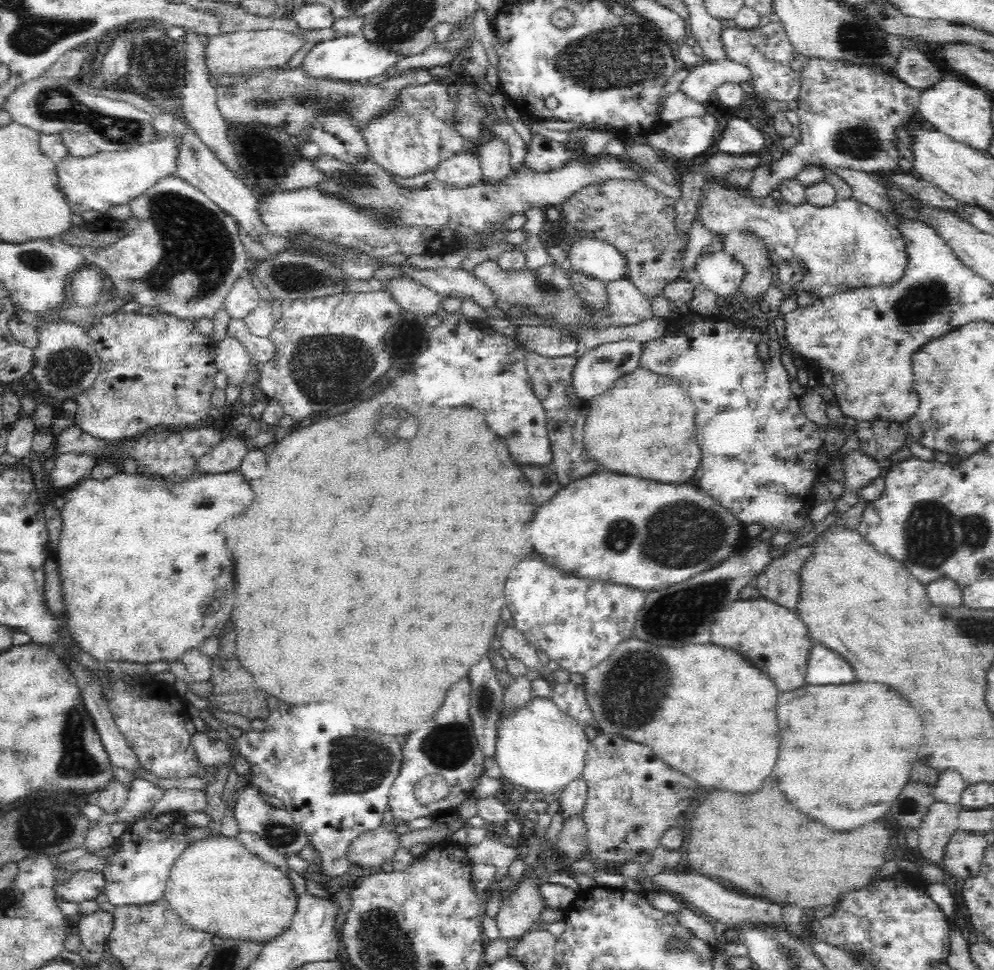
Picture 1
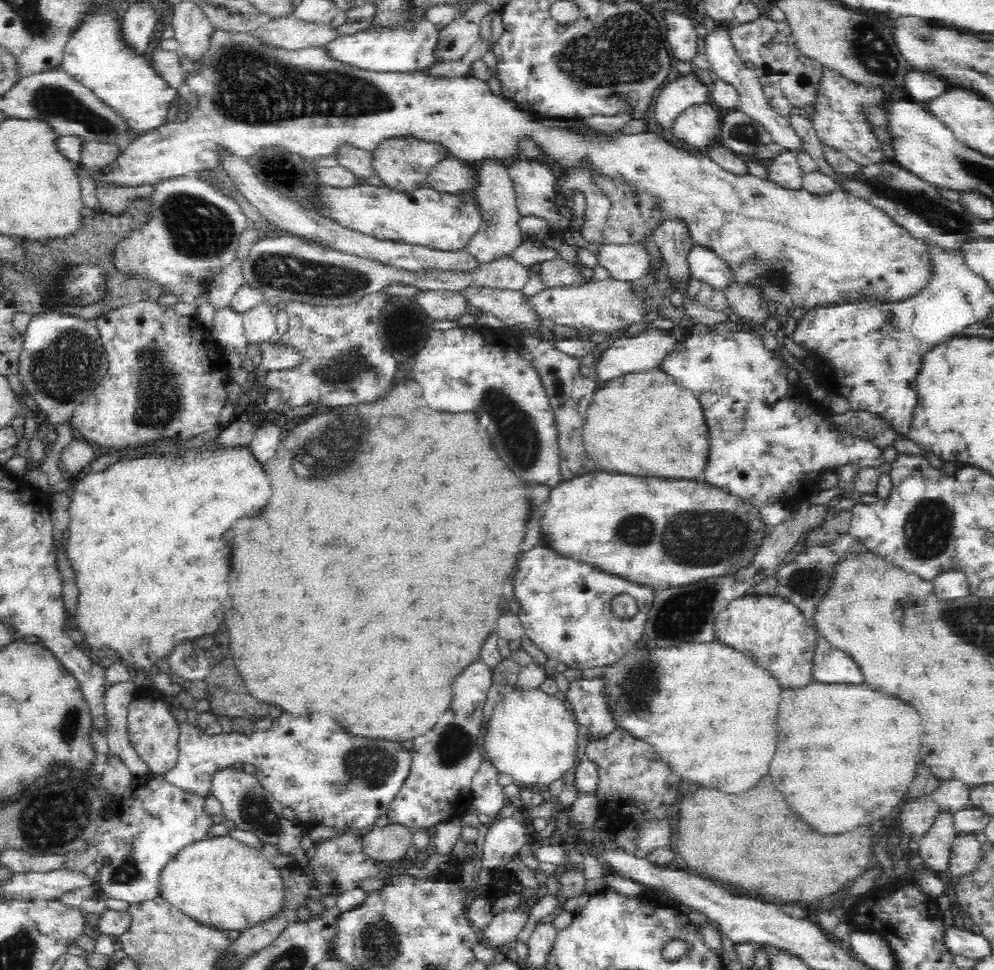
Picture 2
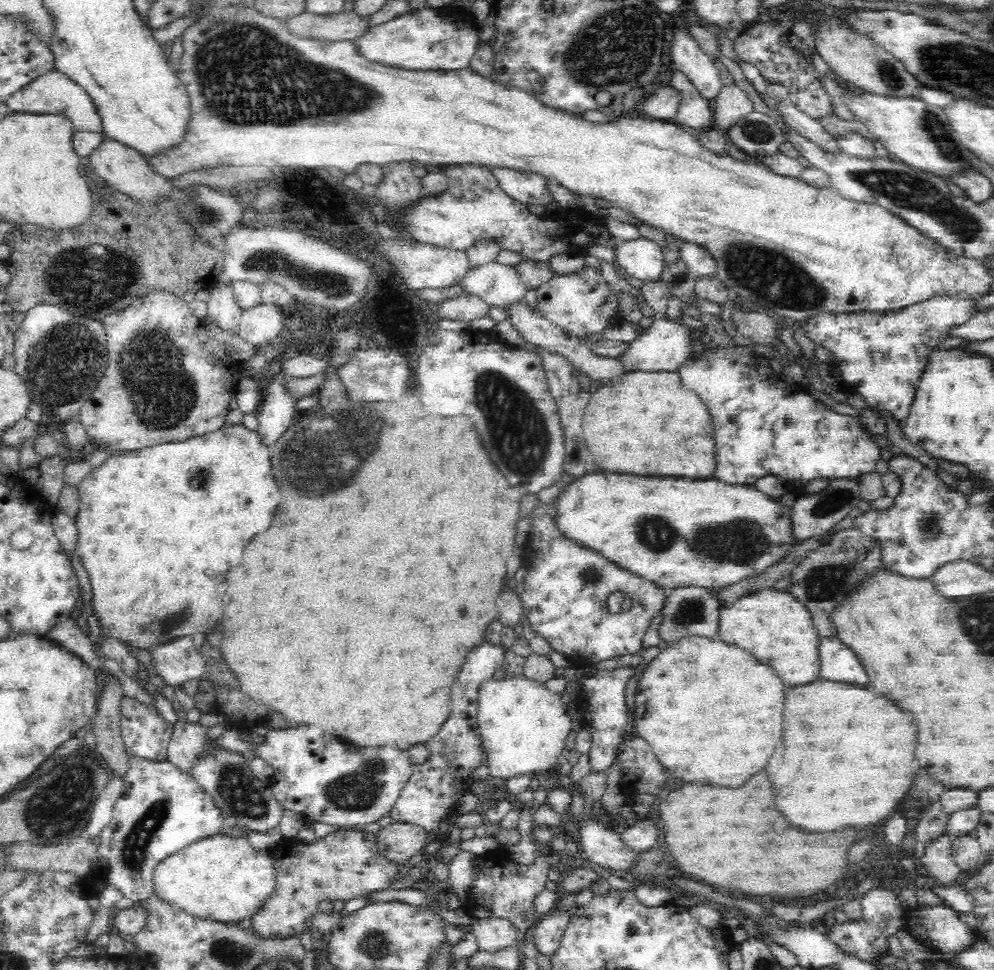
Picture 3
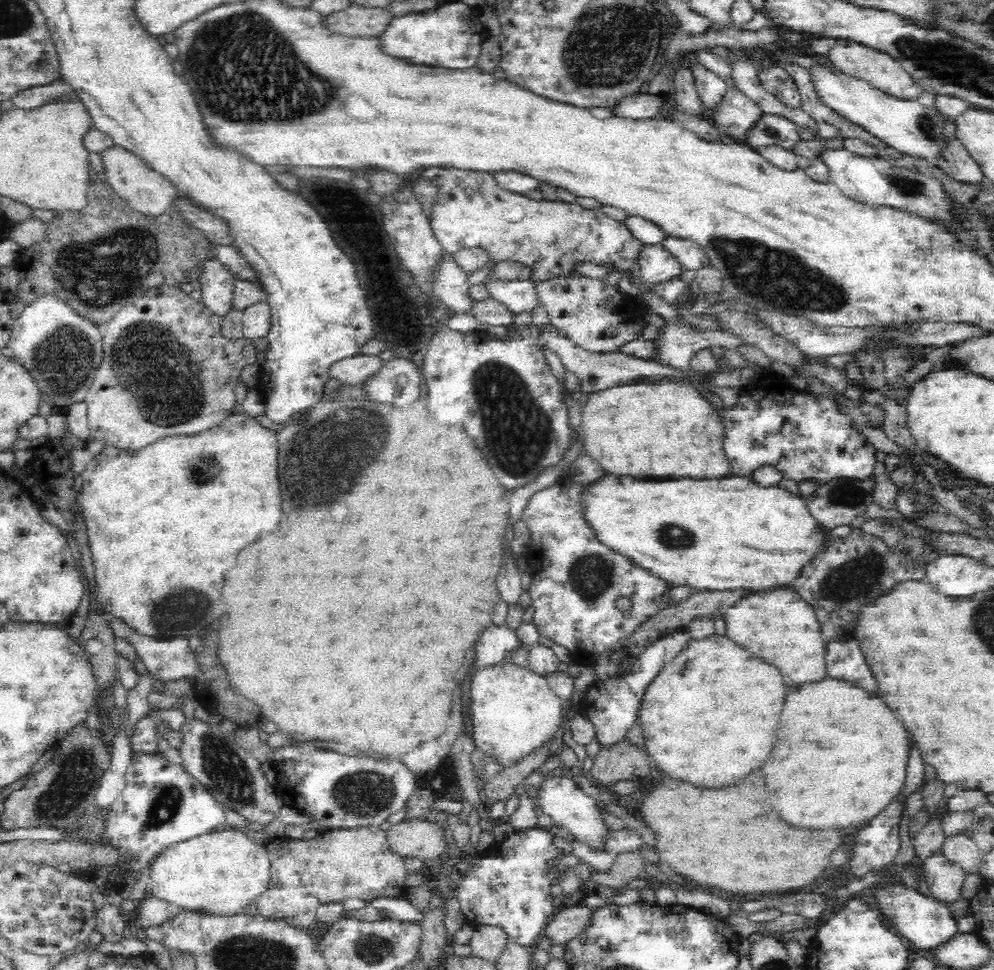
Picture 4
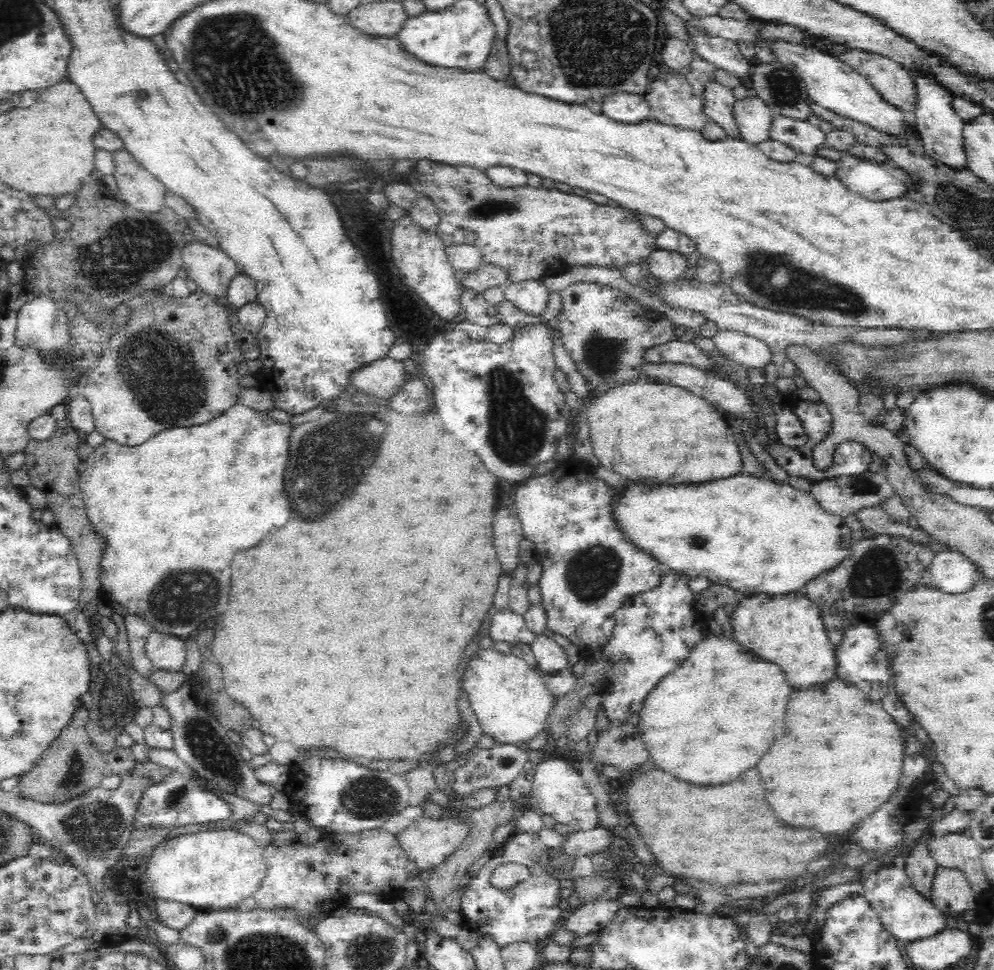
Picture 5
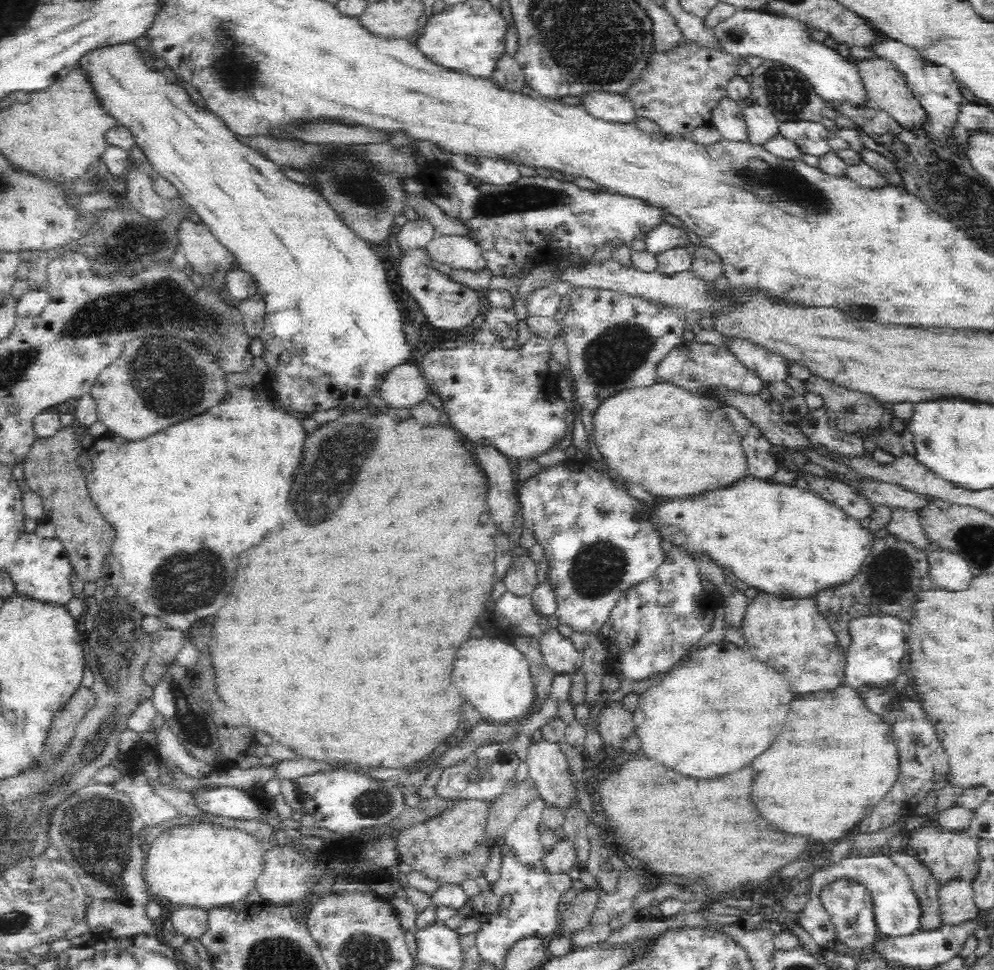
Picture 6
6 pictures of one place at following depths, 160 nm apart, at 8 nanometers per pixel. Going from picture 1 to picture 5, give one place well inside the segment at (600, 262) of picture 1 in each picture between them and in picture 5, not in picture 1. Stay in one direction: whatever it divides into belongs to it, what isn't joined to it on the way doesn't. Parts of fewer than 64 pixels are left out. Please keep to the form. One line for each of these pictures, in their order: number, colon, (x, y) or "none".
2: (631, 262)
3: (643, 259)
4: (656, 265)
5: (665, 266)

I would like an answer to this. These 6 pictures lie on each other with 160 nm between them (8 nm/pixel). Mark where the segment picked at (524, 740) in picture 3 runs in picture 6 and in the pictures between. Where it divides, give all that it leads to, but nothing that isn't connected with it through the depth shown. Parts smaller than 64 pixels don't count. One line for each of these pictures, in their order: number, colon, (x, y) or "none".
4: (513, 710)
5: (510, 699)
6: (494, 676)

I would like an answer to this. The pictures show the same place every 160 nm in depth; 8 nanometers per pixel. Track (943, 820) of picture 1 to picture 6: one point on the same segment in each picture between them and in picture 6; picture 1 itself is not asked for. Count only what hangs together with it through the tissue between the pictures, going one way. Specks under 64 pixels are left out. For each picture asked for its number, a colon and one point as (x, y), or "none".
2: (935, 846)
3: (937, 859)
4: (945, 880)
5: (951, 893)
6: (957, 903)

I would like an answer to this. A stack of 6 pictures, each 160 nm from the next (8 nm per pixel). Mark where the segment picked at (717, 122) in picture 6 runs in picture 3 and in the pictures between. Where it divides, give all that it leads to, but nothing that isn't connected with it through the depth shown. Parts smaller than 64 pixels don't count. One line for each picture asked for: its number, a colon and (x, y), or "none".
3: (686, 55)
4: (711, 89)
5: (719, 101)

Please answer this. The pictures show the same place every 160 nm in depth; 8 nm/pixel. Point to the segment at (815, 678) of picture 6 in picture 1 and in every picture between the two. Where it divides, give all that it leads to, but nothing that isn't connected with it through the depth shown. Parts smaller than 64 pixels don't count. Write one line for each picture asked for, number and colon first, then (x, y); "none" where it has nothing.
1: (773, 637)
2: (768, 627)
3: (771, 624)
4: (777, 625)
5: (788, 630)

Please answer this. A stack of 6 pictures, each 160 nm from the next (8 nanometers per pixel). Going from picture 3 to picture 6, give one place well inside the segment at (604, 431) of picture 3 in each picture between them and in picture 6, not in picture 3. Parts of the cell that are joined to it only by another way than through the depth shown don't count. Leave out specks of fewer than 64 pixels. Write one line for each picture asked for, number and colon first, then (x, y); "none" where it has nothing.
4: (666, 429)
5: (652, 433)
6: (676, 444)

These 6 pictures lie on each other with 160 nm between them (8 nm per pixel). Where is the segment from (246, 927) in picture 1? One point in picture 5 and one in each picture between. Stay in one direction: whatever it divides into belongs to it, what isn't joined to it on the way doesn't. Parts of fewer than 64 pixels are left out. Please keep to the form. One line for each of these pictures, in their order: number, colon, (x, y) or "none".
2: (219, 881)
3: (224, 878)
4: (220, 873)
5: (212, 870)

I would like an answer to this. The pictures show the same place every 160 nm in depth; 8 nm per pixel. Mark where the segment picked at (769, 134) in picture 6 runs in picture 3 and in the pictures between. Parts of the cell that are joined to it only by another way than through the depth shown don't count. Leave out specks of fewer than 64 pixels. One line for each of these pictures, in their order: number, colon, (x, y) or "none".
3: (732, 103)
4: (736, 114)
5: (754, 118)

